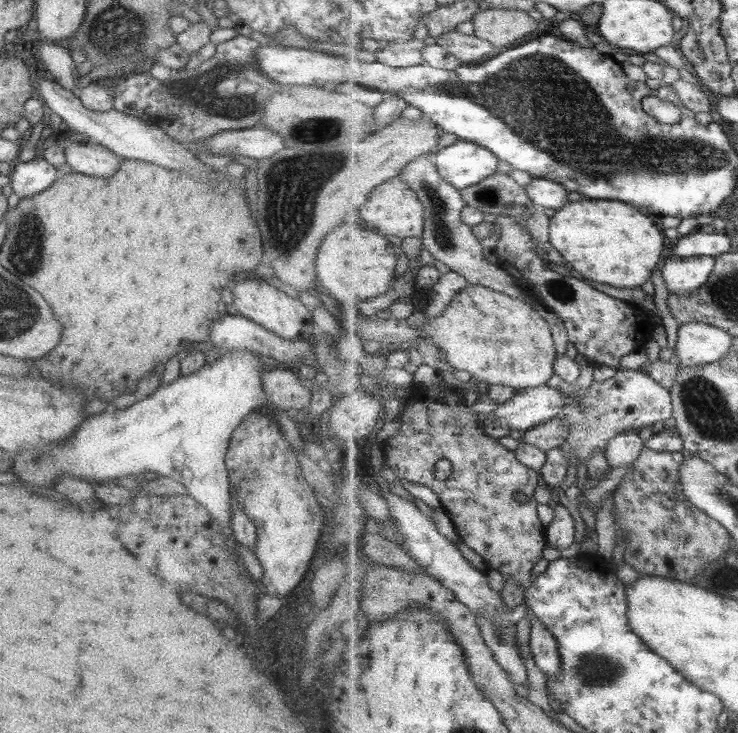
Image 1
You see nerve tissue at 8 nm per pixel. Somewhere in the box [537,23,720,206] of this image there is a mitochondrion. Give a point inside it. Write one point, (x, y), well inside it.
(699, 49)

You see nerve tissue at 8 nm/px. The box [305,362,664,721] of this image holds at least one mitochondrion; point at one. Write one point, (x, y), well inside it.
(592, 671)

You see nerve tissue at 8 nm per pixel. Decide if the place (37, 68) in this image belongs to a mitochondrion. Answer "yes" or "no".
no

